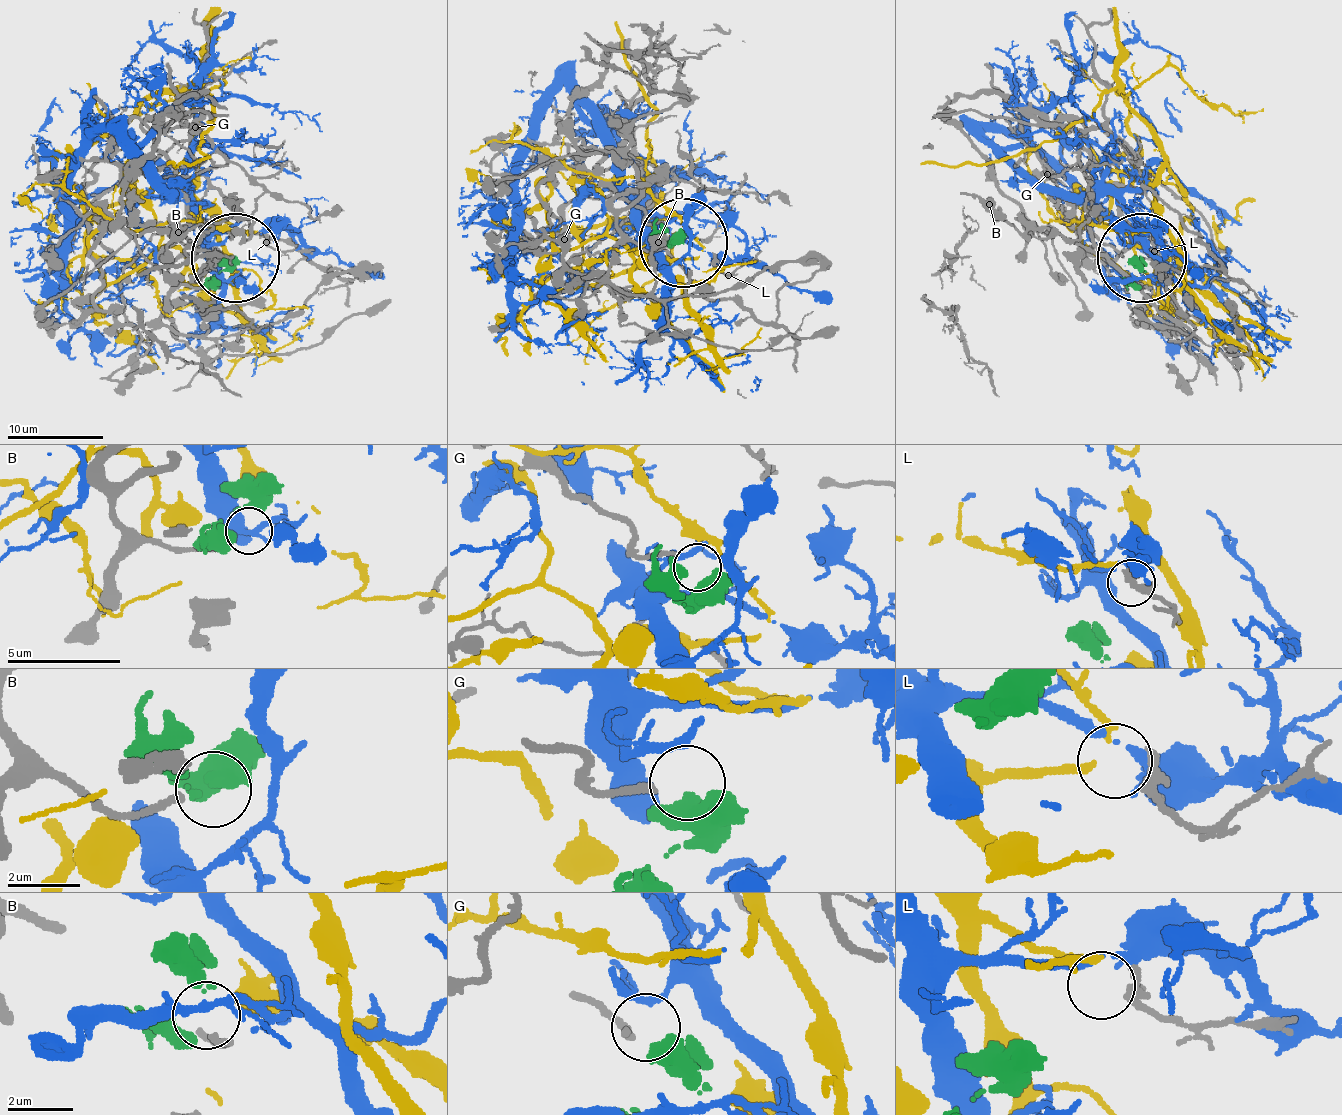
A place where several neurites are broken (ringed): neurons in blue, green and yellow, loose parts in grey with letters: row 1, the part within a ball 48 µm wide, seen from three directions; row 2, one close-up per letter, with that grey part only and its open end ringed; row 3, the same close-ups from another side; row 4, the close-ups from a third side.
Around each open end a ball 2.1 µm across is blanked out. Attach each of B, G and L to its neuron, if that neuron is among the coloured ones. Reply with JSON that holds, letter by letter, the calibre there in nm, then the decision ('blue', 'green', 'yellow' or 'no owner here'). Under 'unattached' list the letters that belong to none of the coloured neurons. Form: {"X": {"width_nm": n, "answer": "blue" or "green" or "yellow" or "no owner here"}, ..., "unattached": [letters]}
{"B": {"width_nm": 220, "answer": "no owner here"}, "G": {"width_nm": 200, "answer": "green"}, "L": {"width_nm": 320, "answer": "yellow"}, "unattached": ["B"]}

